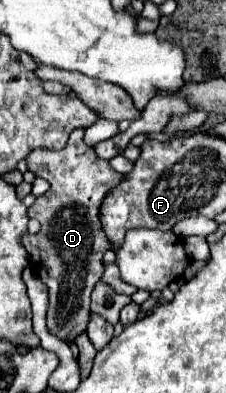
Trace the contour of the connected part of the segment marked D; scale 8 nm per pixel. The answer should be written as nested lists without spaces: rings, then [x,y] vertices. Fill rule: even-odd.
[[[73,130],[63,150],[33,150],[27,158],[27,170],[45,178],[49,190],[29,206],[29,218],[37,218],[41,230],[37,234],[23,234],[21,244],[29,254],[31,268],[37,270],[49,288],[47,330],[71,344],[77,334],[87,330],[91,292],[103,276],[103,254],[113,248],[101,228],[99,208],[105,194],[121,182],[123,174],[97,158],[93,148],[83,142],[83,130]]]

